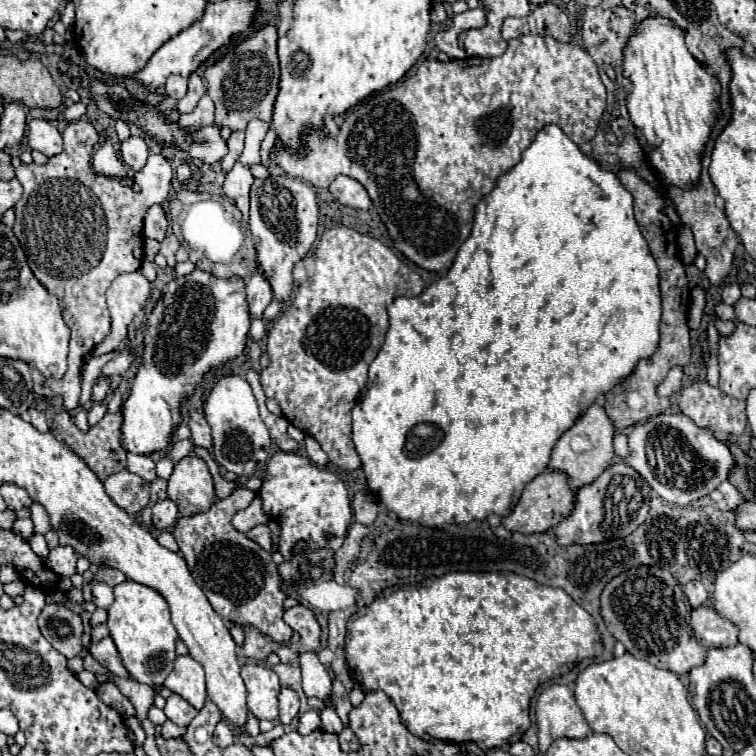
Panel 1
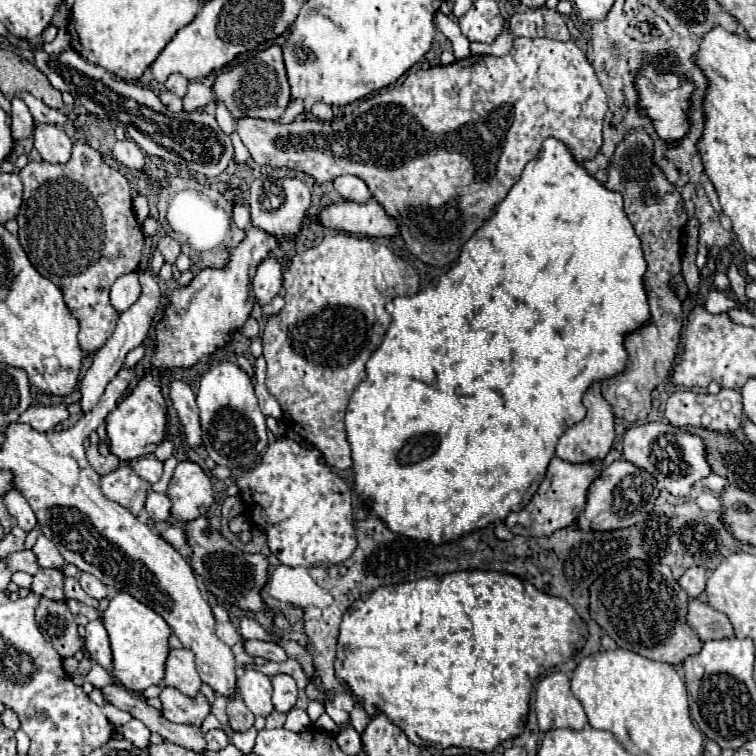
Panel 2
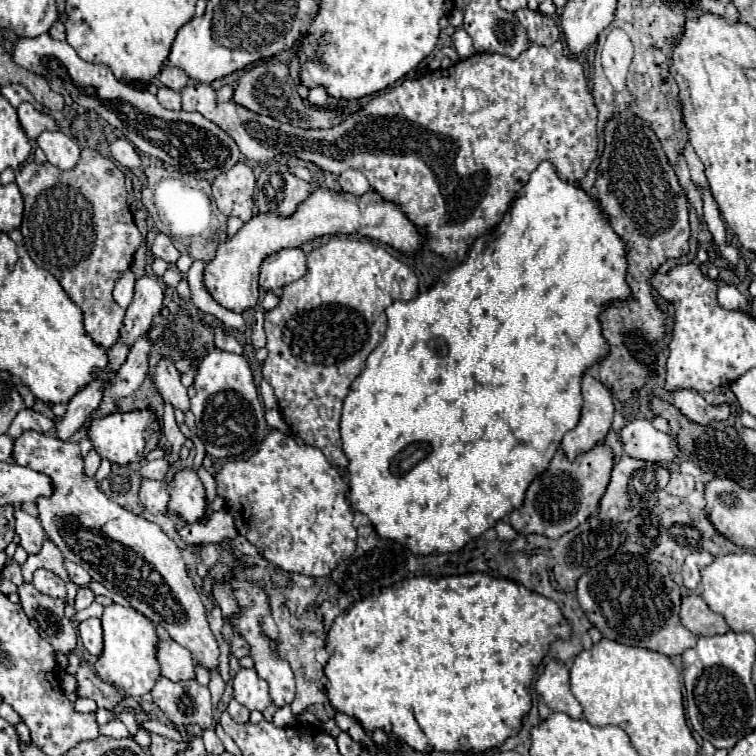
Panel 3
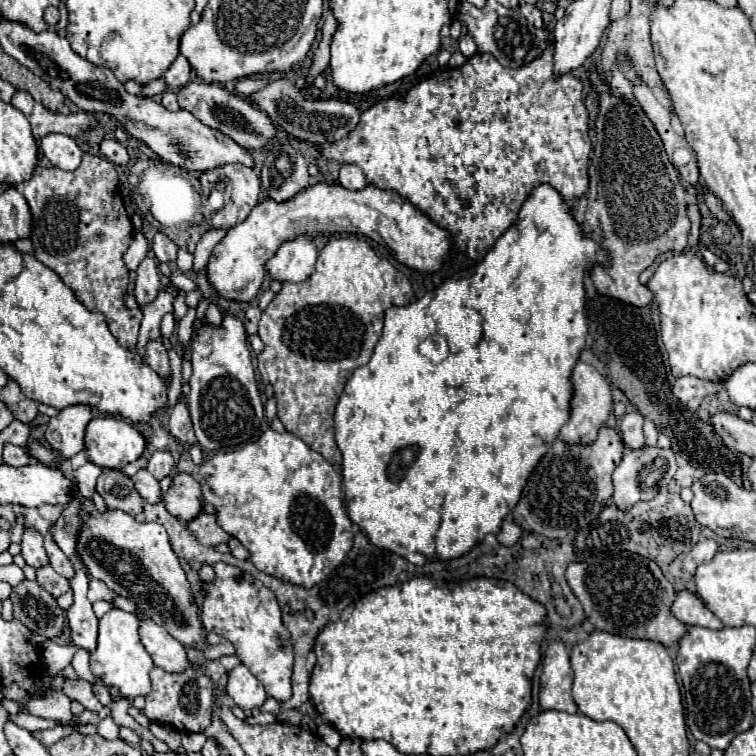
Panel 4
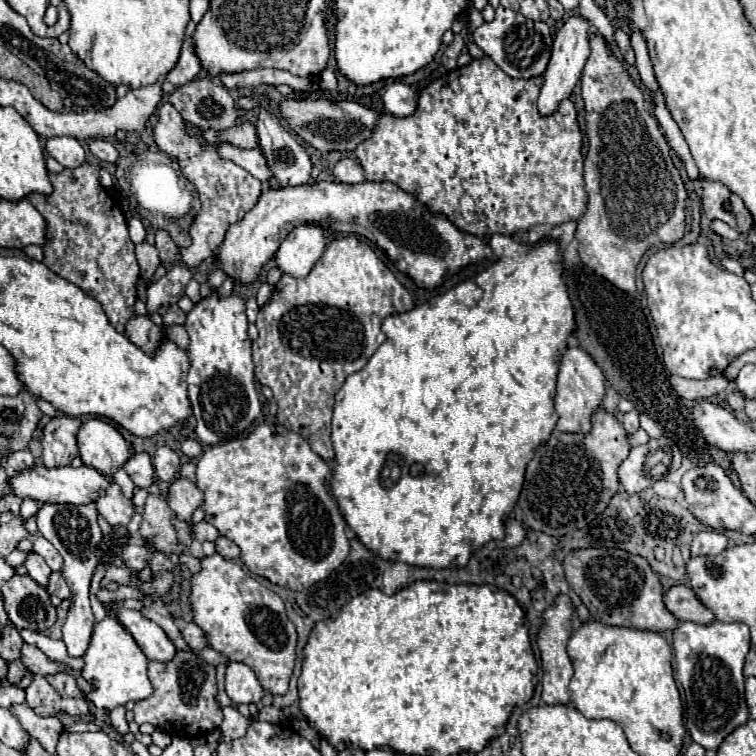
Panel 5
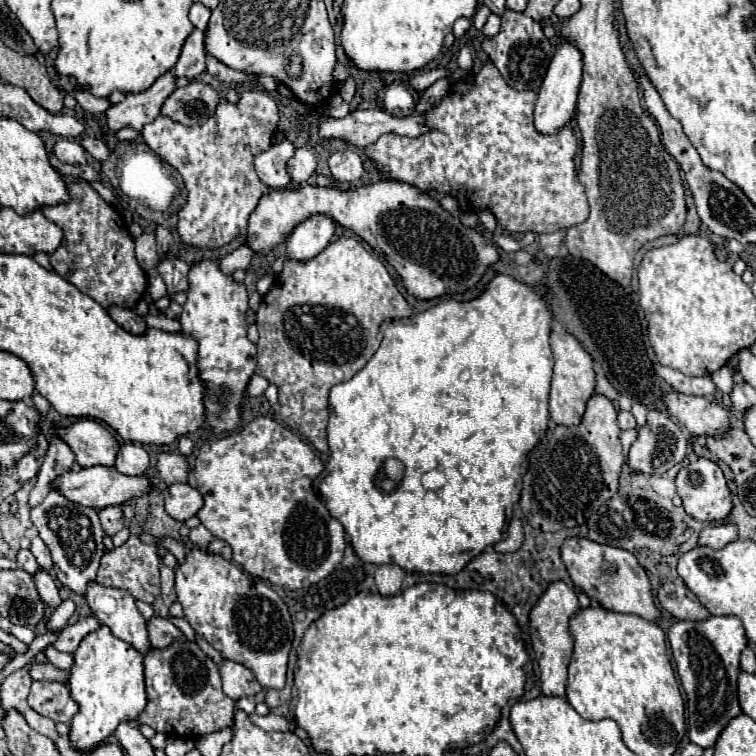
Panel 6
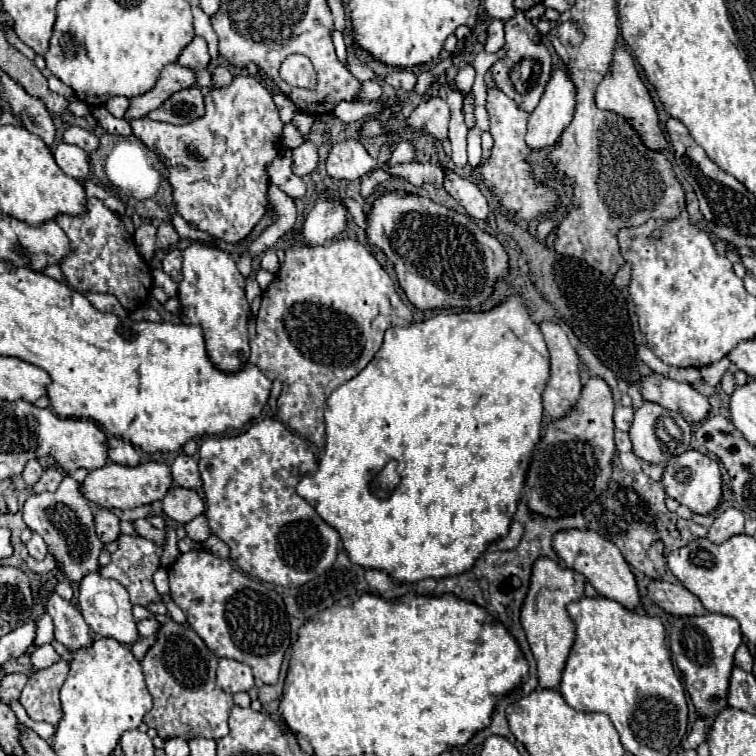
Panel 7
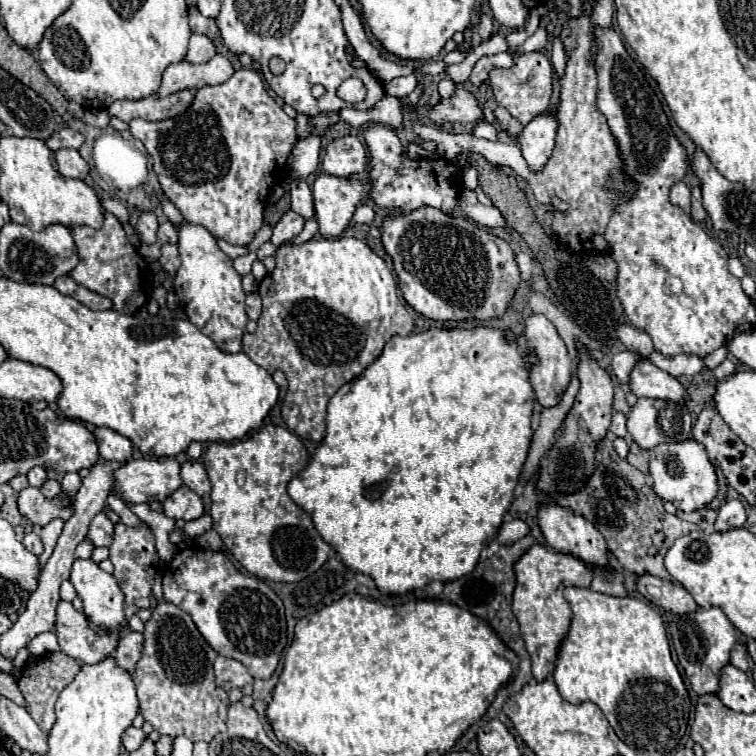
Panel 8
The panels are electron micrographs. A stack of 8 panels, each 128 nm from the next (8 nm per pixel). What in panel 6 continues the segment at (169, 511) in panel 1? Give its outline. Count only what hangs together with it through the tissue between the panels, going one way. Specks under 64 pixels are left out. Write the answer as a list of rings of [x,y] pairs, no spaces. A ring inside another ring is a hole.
[[[122,444],[118,458],[116,458],[116,470],[126,476],[142,476],[146,474],[150,466],[148,452],[140,444]]]

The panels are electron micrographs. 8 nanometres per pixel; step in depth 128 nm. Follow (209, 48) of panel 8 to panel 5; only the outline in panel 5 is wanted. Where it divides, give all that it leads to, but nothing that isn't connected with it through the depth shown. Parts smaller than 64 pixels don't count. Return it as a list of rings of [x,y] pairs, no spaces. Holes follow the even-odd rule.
[[[192,20],[188,22],[188,28],[186,28],[186,40],[184,40],[184,46],[182,46],[182,54],[178,58],[178,64],[168,72],[168,80],[174,84],[174,86],[184,86],[186,82],[194,80],[196,74],[200,72],[200,60],[192,48],[192,34],[194,34],[194,28],[196,24]]]

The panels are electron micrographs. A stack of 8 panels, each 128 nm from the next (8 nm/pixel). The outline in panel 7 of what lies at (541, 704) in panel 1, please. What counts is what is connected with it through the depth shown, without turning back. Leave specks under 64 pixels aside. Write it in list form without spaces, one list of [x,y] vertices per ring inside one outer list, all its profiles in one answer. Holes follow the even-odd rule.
[[[540,558],[534,564],[530,590],[528,590],[526,602],[522,606],[520,622],[522,622],[522,628],[528,636],[528,644],[532,648],[532,654],[538,662],[540,688],[556,688],[560,684],[566,658],[568,658],[570,648],[576,638],[574,622],[570,620],[566,606],[584,596],[584,584],[586,584],[586,578],[582,574],[558,566],[558,562],[552,562],[548,558]]]

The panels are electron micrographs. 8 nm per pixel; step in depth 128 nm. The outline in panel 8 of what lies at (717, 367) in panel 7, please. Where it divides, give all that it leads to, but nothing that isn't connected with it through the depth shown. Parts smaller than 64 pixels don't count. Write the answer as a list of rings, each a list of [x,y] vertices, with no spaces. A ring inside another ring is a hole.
[[[722,346],[722,348],[718,348],[714,354],[706,356],[706,358],[704,358],[704,364],[706,364],[708,370],[714,370],[716,366],[720,366],[720,364],[726,360],[726,356],[728,356],[728,350],[726,350],[726,346]]]

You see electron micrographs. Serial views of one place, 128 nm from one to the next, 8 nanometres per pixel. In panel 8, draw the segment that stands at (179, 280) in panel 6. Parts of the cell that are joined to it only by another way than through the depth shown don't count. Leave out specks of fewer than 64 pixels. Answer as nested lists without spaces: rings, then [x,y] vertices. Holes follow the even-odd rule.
[[[166,244],[162,246],[162,256],[160,256],[160,266],[174,276],[178,266],[180,266],[180,254],[178,254],[178,246],[176,244]]]

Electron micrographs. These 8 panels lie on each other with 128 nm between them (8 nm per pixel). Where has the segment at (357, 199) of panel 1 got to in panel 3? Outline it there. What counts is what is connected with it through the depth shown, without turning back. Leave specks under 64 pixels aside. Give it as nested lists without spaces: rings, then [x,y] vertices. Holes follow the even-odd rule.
[[[346,170],[346,172],[342,172],[338,182],[340,182],[344,192],[354,194],[354,196],[362,196],[364,192],[370,190],[370,184],[368,184],[366,176],[360,170]]]

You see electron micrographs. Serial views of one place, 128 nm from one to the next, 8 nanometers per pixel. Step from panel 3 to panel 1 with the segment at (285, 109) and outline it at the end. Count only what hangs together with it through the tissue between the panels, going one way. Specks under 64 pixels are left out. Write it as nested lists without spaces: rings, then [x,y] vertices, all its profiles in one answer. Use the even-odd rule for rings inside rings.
[[[268,22],[260,30],[248,34],[240,44],[232,46],[216,64],[208,66],[204,72],[208,96],[214,100],[218,128],[228,126],[230,130],[246,130],[248,122],[260,118],[270,122],[274,110],[274,98],[278,92],[278,54],[276,54],[276,26]]]

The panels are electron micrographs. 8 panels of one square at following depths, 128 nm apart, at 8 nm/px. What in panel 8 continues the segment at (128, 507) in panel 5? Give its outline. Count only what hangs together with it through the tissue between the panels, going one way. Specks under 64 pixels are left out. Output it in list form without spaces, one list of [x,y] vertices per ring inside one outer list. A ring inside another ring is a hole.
[[[100,512],[92,518],[90,528],[88,528],[88,538],[92,540],[94,546],[110,546],[112,538],[114,538],[114,524],[110,522],[110,518]]]

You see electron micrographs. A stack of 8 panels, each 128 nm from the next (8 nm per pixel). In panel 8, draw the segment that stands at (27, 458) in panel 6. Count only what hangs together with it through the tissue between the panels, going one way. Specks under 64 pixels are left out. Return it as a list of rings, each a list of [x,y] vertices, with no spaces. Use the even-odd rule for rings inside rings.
[[[34,466],[34,468],[28,472],[28,484],[40,488],[42,482],[46,482],[46,470],[44,470],[42,466]]]

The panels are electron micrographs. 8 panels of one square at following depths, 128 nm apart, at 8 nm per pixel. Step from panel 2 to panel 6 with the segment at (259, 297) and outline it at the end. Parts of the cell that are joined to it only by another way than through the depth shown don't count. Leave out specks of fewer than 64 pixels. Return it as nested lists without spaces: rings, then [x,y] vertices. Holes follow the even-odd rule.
[[[312,216],[306,222],[298,224],[286,240],[288,258],[296,262],[306,262],[318,256],[330,242],[334,234],[334,220],[328,216]]]

